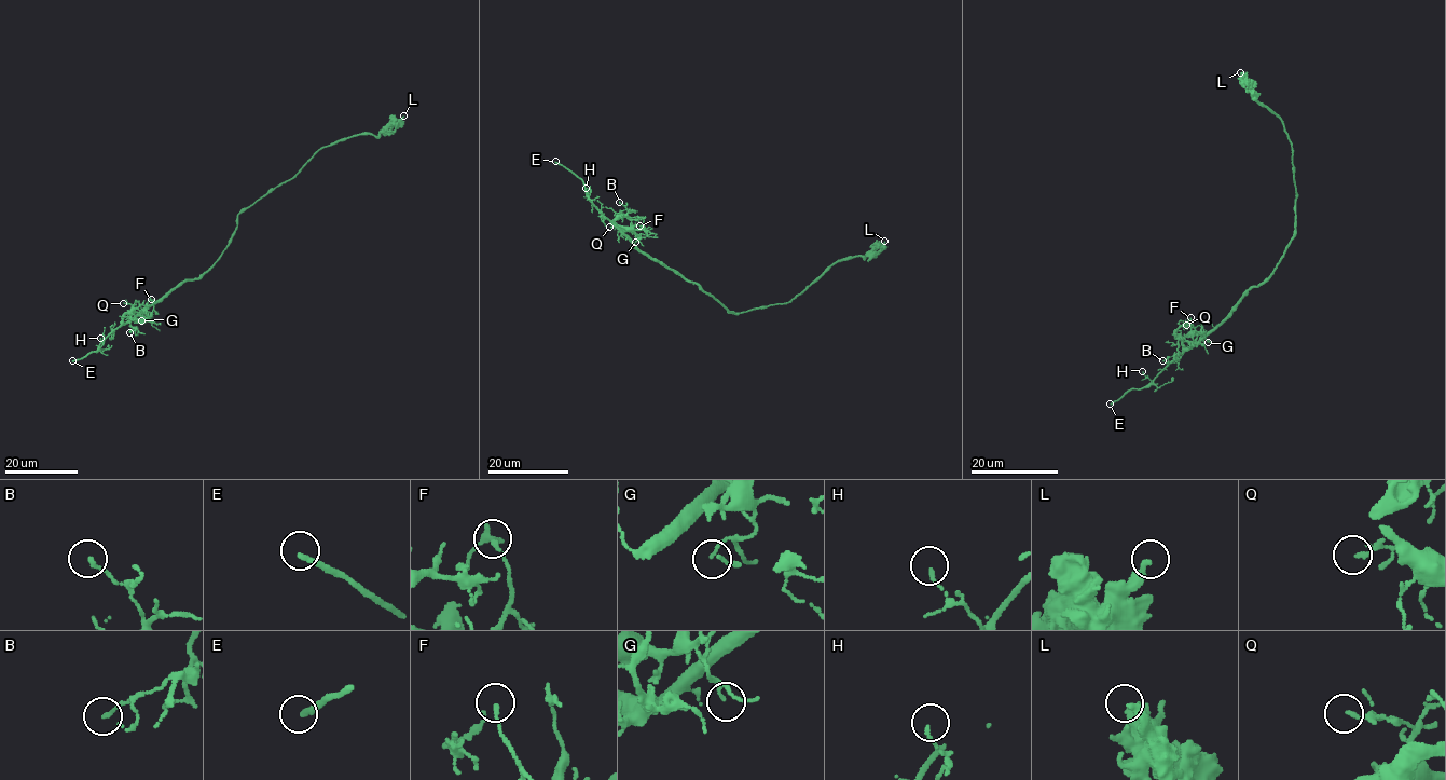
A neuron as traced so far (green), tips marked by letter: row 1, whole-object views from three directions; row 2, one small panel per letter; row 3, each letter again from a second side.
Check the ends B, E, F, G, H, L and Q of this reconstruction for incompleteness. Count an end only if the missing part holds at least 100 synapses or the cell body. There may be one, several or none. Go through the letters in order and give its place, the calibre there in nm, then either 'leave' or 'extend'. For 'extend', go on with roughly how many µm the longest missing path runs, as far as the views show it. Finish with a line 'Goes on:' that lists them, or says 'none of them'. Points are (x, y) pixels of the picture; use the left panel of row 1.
B: (129, 332) | 120 nm | leave
E: (72, 360) | 240 nm | extend | 15 µm
F: (151, 299) | 140 nm | leave
G: (141, 320) | 90 nm | leave
H: (100, 338) | 110 nm | leave
L: (403, 115) | 240 nm | leave
Q: (123, 303) | 150 nm | leave
Goes on: E

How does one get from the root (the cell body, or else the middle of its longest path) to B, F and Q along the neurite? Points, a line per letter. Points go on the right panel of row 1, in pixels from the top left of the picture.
B: (1288, 246), (1274, 272), (1241, 296), (1229, 314), (1189, 347), (1184, 346), (1180, 337), (1179, 351), (1162, 360)
F: (1288, 246), (1274, 272), (1241, 296), (1200, 340), (1186, 347), (1185, 341), (1195, 342), (1190, 317)
Q: (1288, 246), (1274, 272), (1241, 296), (1229, 314), (1198, 342), (1201, 333), (1194, 332), (1186, 325)

